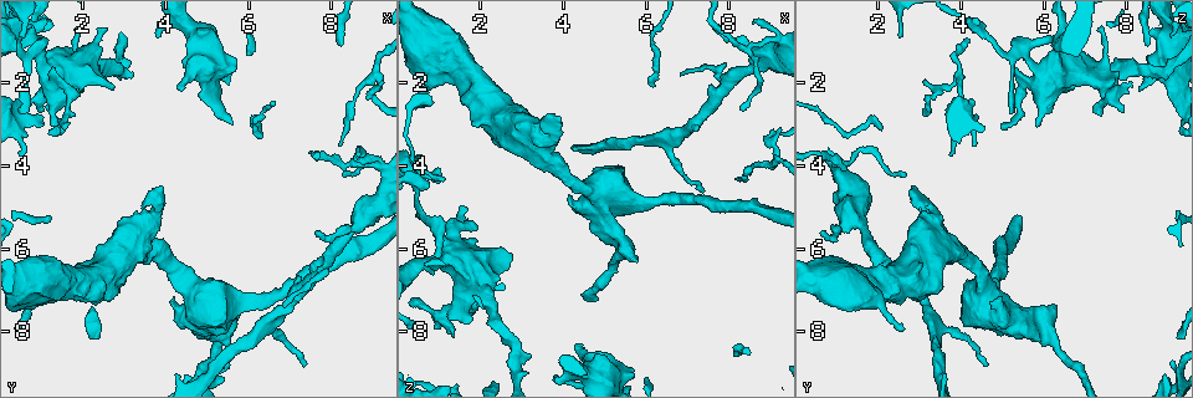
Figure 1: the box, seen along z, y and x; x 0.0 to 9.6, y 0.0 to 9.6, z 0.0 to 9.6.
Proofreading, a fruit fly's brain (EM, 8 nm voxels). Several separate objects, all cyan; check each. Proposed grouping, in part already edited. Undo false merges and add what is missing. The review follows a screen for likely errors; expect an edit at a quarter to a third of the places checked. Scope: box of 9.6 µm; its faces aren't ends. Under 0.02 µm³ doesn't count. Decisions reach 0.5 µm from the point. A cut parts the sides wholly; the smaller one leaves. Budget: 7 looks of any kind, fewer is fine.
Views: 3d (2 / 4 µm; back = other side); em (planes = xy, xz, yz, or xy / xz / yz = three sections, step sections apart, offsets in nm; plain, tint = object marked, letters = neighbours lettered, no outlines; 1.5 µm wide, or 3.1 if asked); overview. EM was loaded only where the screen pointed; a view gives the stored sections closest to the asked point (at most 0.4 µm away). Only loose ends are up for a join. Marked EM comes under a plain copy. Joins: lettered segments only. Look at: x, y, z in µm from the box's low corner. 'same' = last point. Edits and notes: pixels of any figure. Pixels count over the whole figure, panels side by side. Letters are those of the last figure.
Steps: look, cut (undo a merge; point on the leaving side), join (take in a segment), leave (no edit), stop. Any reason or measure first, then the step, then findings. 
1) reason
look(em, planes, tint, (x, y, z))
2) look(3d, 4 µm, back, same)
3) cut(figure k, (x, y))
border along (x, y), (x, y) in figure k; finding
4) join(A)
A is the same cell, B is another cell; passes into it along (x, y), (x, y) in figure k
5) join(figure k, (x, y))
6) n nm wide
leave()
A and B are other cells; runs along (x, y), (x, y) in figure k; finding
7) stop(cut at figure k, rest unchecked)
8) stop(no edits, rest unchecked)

thick end
look(3d, 4 µm, (1.35, 1.70, 5.35))

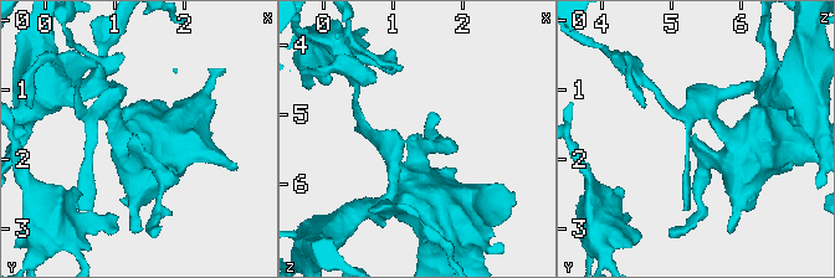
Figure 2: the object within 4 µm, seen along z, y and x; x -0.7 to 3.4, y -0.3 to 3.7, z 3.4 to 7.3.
shape alone is not enough
look(em, planes, letters, (1.30, 1.70, 5.35))

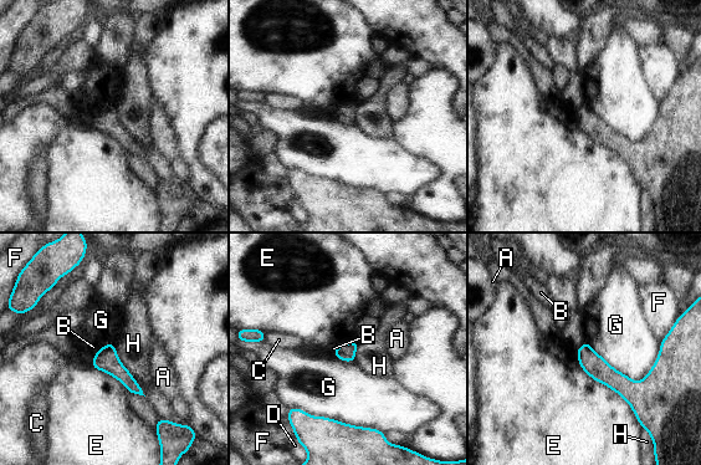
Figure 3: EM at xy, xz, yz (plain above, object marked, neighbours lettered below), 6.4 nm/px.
E touches over 600 nm
leave()
A, B, C, D, E, F, G and H are other cells; none of them fits

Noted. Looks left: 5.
look(em, planes, letters, (2.65, 0.75, 6.80))

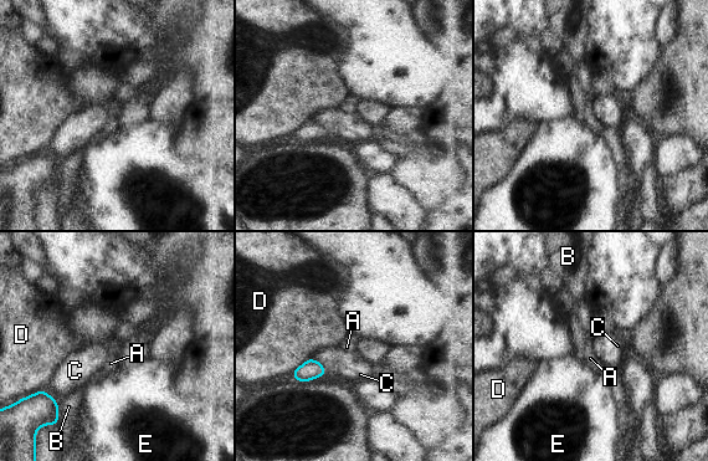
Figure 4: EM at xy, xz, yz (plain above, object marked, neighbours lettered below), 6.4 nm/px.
leave()
A, B, C, D and E are other cells; border along (311, 357), (328, 372) in figure 4; no lettered segment goes on from it

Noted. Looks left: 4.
sharp bend
look(em, yz, step 8, tint, (9.00, 2.35, 3.35))

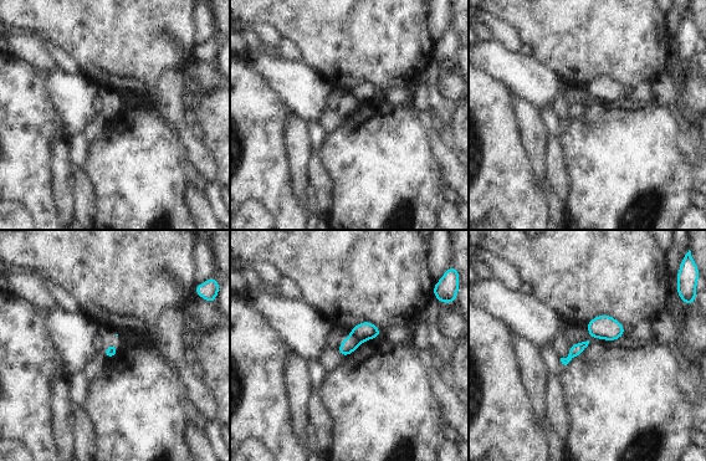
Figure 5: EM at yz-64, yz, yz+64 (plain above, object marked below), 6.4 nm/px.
look(em, planes, letters, same)

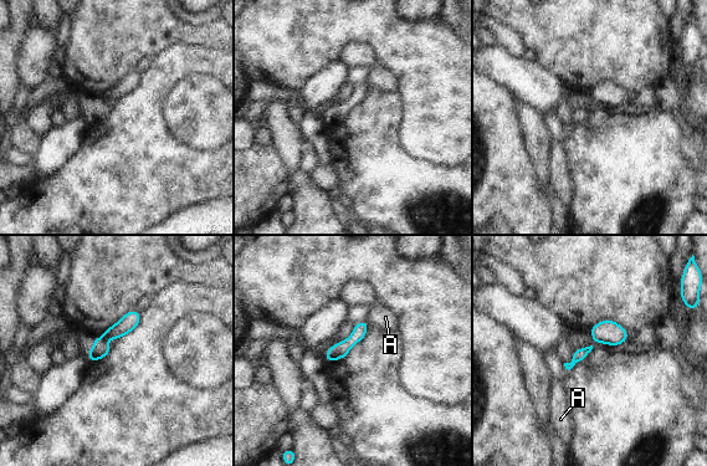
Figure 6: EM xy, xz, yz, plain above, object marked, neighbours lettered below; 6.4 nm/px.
cut(figure 6, (129, 321))
A is another cell; border along (103, 342), (95, 347) in figure 6; a second neuron is stuck on

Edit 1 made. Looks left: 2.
stop(cut at figure 6, rest unchecked)

